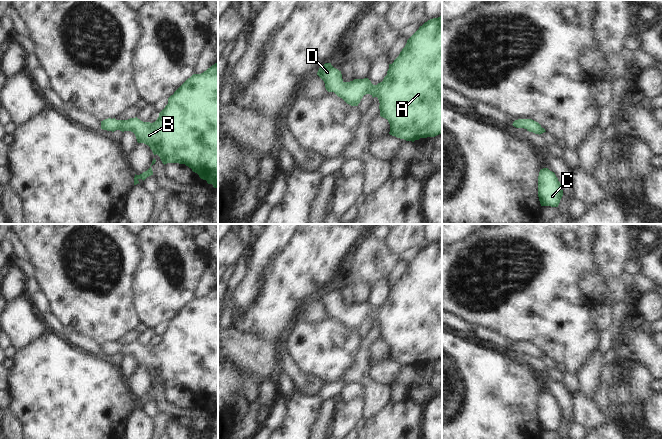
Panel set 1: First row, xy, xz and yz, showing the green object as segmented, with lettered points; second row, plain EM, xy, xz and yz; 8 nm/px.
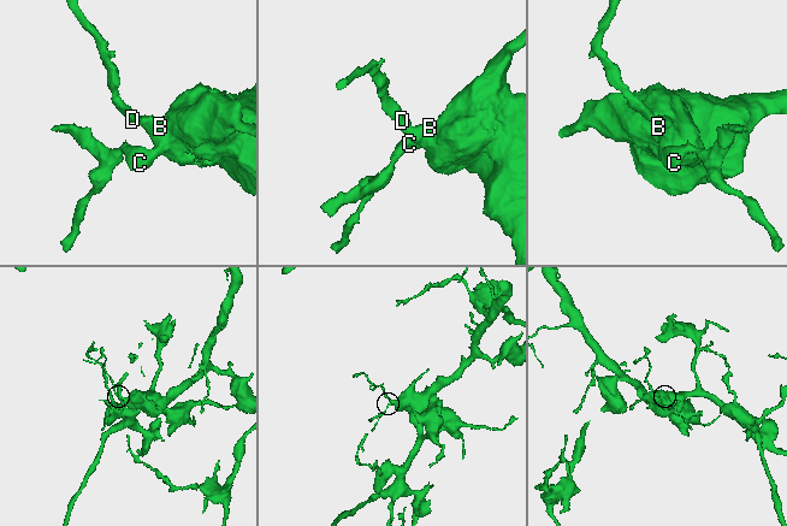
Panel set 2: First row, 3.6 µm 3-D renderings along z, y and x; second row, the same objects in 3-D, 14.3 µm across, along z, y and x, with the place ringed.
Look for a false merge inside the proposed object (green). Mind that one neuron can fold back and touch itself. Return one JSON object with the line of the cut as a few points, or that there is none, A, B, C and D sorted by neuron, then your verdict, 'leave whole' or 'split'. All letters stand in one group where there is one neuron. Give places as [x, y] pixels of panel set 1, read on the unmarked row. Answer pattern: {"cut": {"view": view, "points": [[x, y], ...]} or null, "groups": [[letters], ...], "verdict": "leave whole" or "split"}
{"cut": null, "groups": [["A", "B", "C", "D"]], "verdict": "leave whole"}

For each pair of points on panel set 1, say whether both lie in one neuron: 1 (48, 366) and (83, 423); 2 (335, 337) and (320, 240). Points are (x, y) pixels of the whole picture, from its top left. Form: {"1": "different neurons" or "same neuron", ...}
{"1": "same neuron", "2": "different neurons"}

